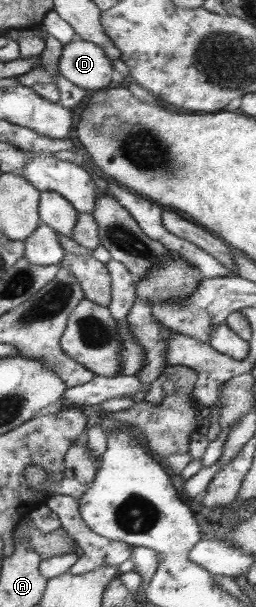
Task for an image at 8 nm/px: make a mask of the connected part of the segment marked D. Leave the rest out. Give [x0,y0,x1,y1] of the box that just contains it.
[60,40,113,91]

